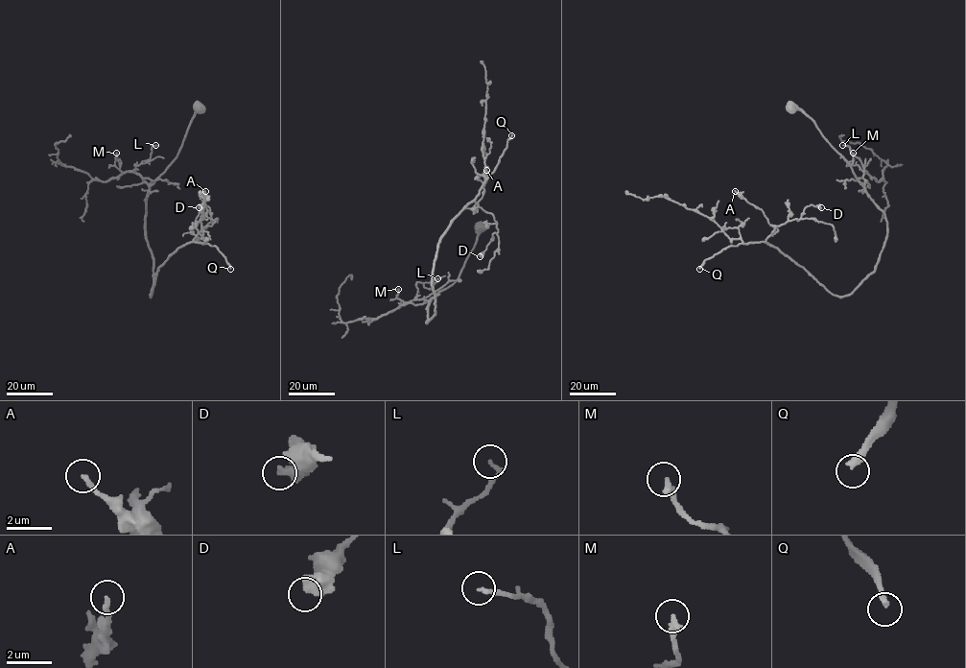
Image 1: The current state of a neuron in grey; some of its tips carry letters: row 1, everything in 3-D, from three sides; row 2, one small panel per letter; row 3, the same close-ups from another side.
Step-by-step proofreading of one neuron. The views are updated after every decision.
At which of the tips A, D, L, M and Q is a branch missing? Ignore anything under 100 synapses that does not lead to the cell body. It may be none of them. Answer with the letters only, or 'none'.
Q

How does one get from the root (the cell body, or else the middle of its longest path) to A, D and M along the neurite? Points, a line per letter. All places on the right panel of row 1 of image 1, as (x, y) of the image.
A: (792, 107), (883, 213), (876, 268), (848, 295), (831, 294), (765, 241), (777, 229), (735, 191)
D: (792, 107), (884, 214), (876, 268), (848, 295), (831, 294), (765, 241), (806, 206), (821, 207)
M: (792, 107), (803, 111), (813, 121), (862, 185), (864, 172), (867, 172), (853, 153)

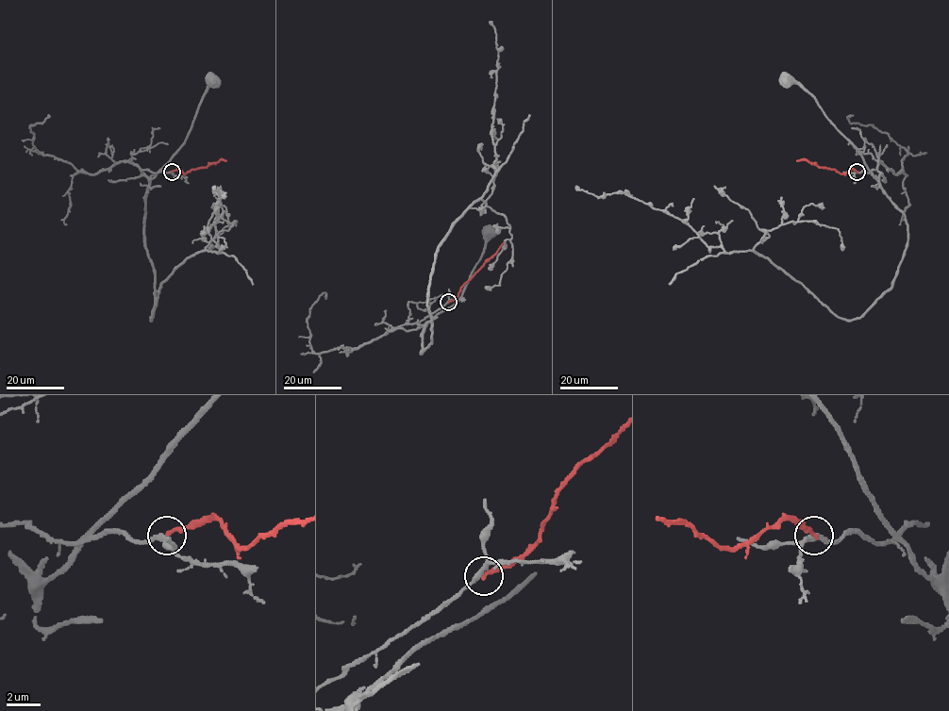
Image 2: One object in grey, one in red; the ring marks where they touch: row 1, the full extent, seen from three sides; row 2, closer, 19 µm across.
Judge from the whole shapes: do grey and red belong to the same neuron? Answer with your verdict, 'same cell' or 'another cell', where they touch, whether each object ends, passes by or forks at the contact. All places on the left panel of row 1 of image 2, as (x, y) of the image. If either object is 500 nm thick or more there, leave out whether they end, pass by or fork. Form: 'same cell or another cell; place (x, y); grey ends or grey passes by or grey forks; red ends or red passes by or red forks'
another cell; place (172, 172); grey forks; red ends

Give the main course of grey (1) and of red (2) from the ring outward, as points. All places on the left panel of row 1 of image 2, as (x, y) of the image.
1: (171, 172), (141, 172), (152, 178), (182, 145), (201, 99), (213, 80)
2: (172, 172), (179, 169), (186, 173), (220, 159), (226, 161)

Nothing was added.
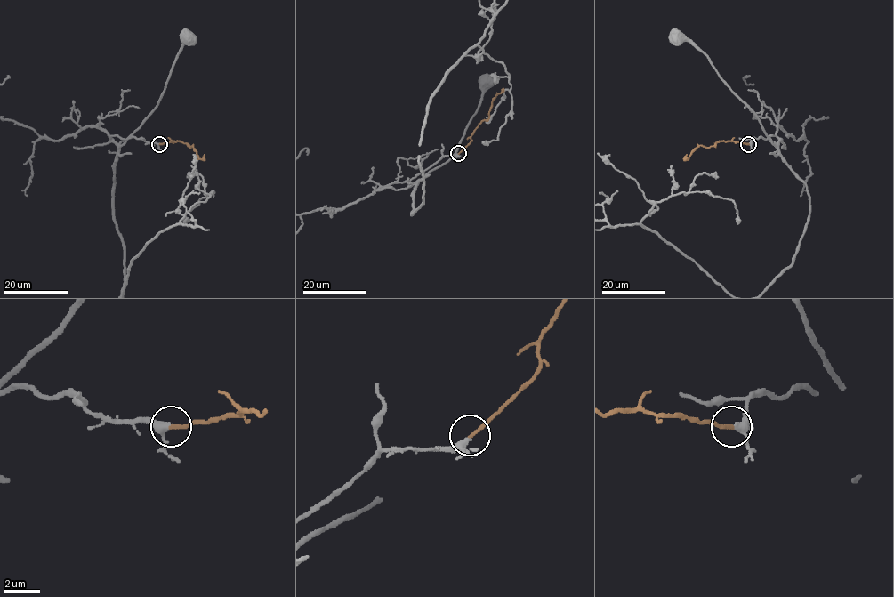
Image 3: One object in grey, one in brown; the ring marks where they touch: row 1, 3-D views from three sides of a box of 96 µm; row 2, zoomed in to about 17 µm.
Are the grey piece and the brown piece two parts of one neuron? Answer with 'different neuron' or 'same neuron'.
same neuron

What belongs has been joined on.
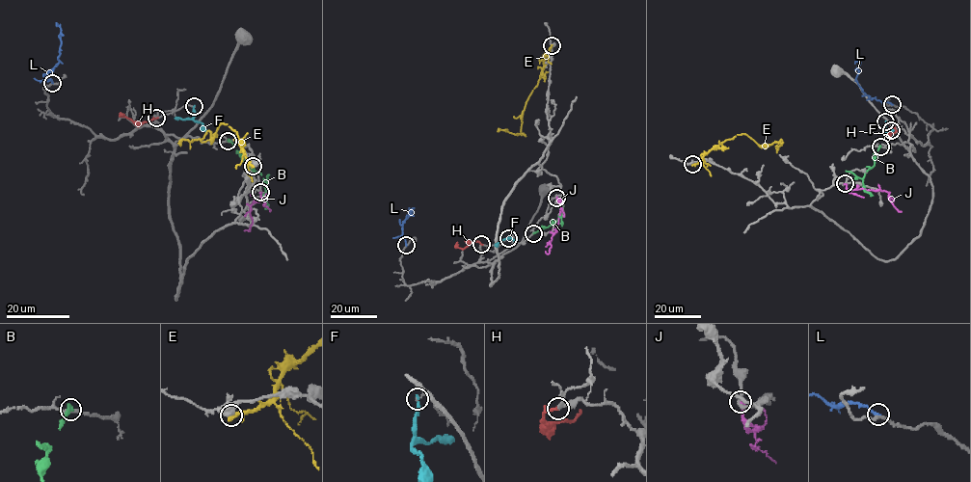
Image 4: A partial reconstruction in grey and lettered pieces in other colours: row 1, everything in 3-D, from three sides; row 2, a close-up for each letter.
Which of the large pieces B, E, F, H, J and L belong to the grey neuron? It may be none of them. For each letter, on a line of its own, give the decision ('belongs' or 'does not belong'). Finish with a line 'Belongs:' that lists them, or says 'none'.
B: does not belong
E: does not belong
F: does not belong
H: does not belong
J: does not belong
L: does not belong
Belongs: none

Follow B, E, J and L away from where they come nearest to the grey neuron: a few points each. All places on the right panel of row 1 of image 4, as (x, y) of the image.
B: (880, 147), (875, 165), (863, 179), (863, 189), (870, 196)
E: (692, 165), (698, 163), (714, 147), (743, 133), (759, 145), (780, 140), (777, 150)
J: (845, 183), (848, 189), (886, 191), (893, 206), (901, 211), (898, 212)
L: (892, 104), (871, 99), (862, 90), (856, 77), (860, 64), (854, 64)

